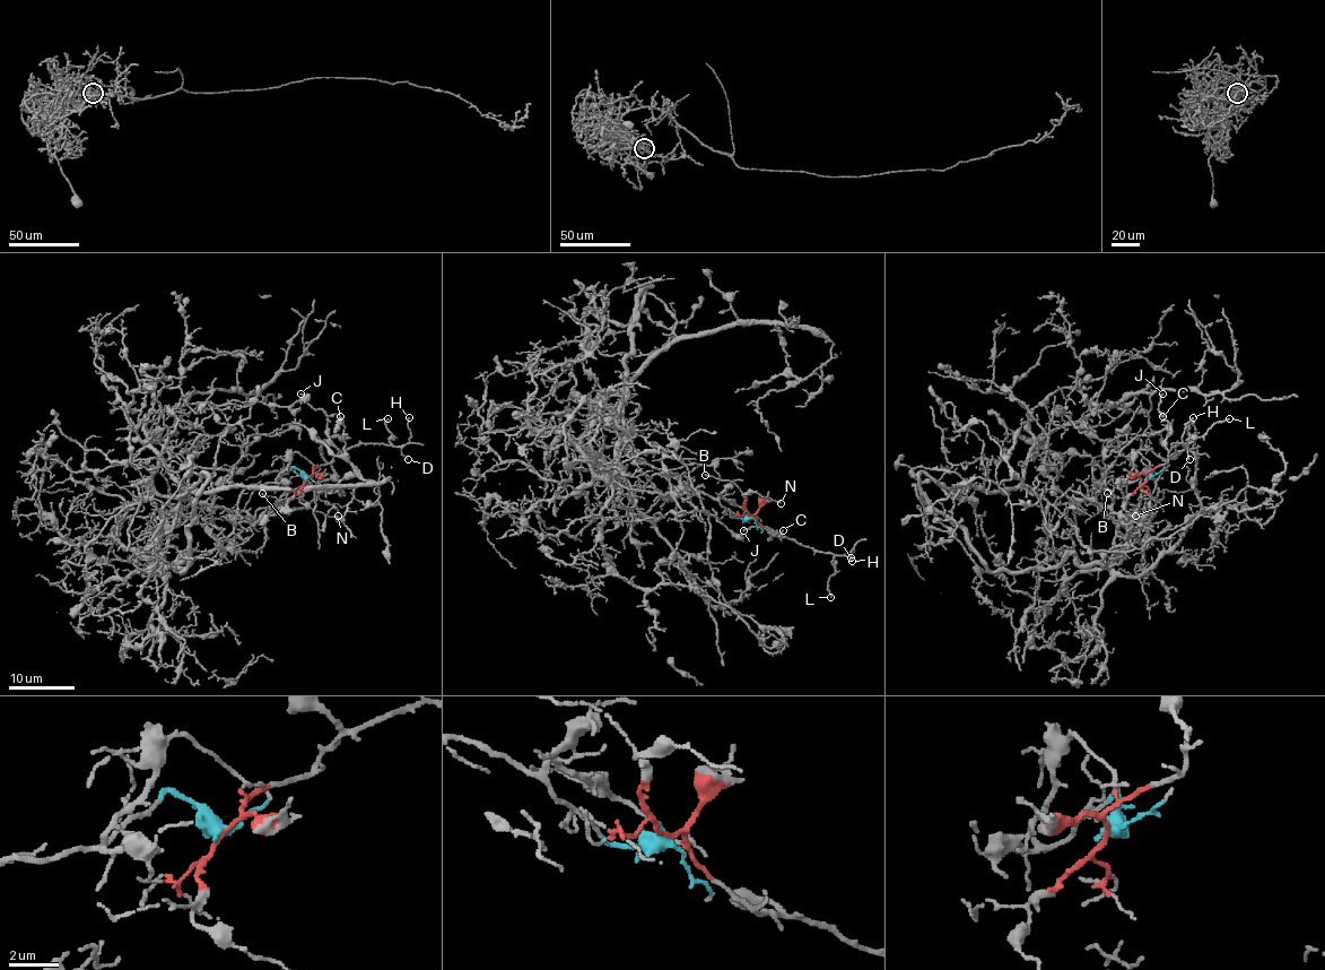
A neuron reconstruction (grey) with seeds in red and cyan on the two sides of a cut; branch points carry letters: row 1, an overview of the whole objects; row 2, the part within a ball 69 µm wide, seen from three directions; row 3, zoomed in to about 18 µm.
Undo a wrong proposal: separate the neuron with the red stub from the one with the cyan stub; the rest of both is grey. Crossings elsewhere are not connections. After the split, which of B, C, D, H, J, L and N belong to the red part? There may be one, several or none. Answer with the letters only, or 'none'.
B, C, D, H, J, L, N

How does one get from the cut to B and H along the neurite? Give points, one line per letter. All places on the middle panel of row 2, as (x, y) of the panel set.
B: (750, 514), (733, 483), (704, 475)
H: (750, 514), (755, 514), (775, 536), (825, 553), (846, 554), (853, 550), (853, 561)

